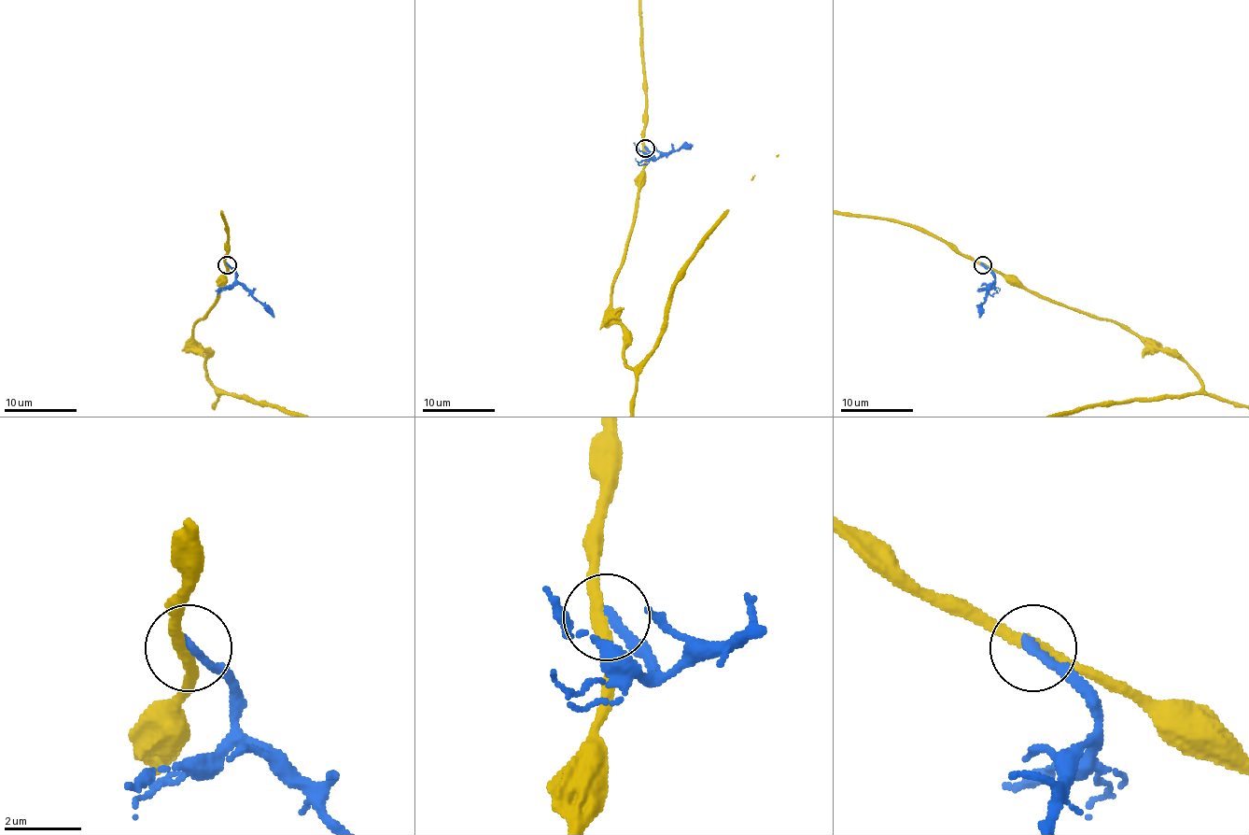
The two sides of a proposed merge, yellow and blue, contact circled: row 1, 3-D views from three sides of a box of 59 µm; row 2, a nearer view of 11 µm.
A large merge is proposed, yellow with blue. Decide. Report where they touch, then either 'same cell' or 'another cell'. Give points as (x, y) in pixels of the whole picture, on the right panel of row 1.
(983, 264) | another cell

